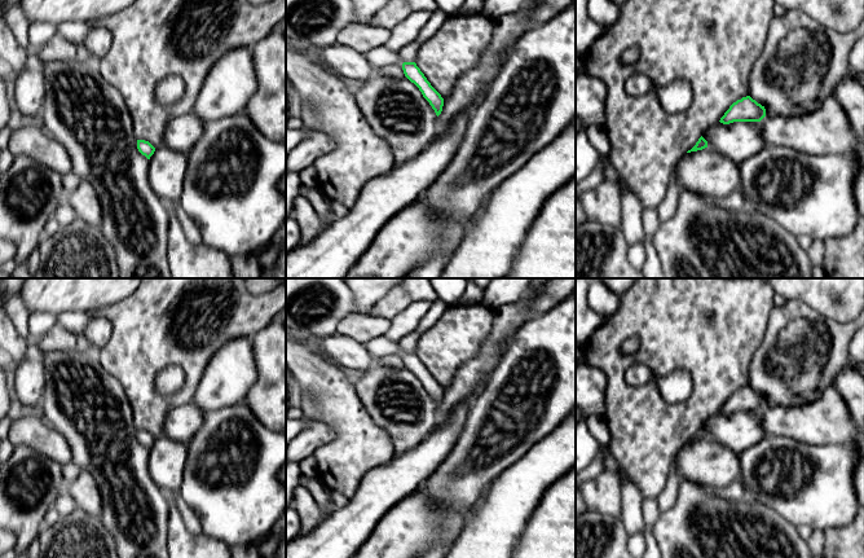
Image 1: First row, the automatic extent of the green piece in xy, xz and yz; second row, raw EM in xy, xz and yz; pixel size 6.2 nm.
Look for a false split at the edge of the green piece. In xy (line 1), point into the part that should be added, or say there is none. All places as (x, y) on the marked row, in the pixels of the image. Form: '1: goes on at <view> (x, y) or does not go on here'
1: does not go on here

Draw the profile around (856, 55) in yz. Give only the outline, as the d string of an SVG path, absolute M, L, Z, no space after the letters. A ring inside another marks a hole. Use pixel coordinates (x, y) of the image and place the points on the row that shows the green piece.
M864 35L855 43L848 54L848 65L856 74L864 76Z

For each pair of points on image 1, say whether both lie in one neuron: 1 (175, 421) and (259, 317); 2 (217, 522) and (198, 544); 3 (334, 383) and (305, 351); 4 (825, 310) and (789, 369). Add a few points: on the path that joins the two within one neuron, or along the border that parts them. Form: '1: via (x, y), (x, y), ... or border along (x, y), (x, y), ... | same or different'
1: border along (192, 400), (176, 405), (163, 420) | different
2: border along (202, 532), (228, 544) | different
3: via (326, 376), (309, 359) | same
4: border along (794, 301), (802, 301), (823, 319), (850, 321) | different

